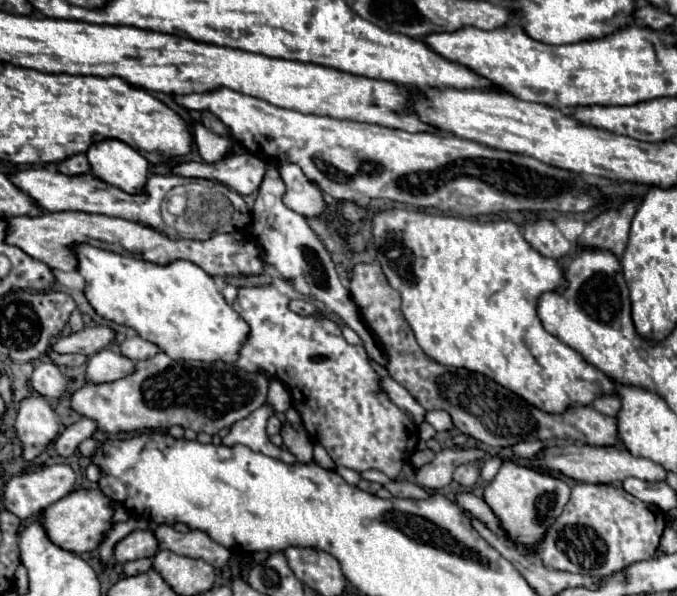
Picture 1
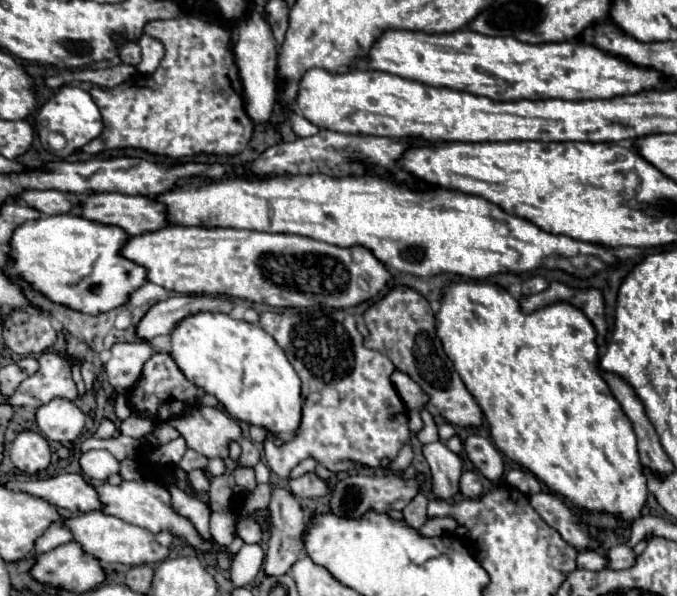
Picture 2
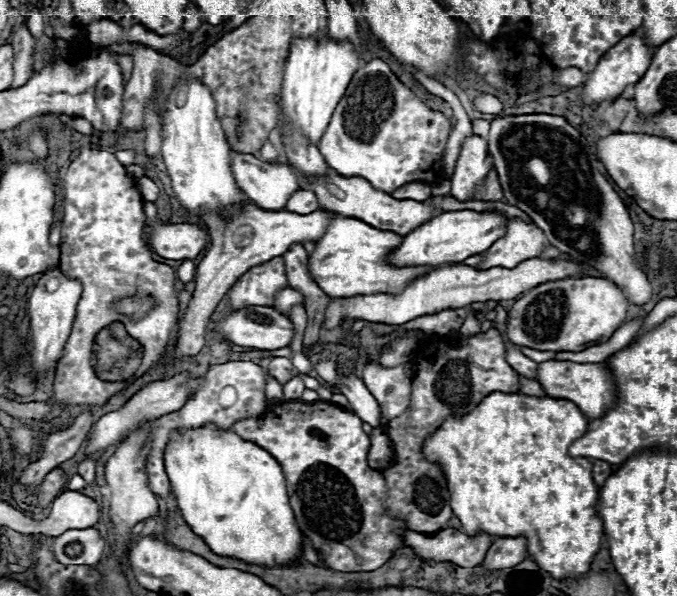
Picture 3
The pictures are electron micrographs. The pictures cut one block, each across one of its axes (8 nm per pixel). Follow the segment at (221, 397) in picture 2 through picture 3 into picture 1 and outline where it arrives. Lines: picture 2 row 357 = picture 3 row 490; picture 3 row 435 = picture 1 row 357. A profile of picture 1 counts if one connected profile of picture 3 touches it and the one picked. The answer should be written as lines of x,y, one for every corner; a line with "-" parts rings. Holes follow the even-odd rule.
86,242
76,244
74,252
76,252
76,270
82,274
86,282
84,296
98,316
134,328
140,338
158,344
170,358
202,360
202,362
214,362
214,360
236,362
238,348
242,346
248,334
248,324
232,310
232,306
218,292
212,276
206,274
200,266
188,260
174,260
170,264
160,266
142,258
102,250

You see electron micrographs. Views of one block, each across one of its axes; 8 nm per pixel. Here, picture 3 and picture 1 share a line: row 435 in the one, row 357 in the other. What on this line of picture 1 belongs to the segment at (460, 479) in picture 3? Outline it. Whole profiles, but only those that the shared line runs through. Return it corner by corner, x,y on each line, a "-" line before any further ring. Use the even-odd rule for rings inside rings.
390,208
372,216
372,236
376,258
390,286
402,294
402,312
420,348
436,362
480,372
546,412
562,412
568,406
590,404
596,396
614,394
614,384
604,372
544,330
536,314
536,298
546,290
564,286
562,266
558,260
536,252
512,220
480,222
410,208

